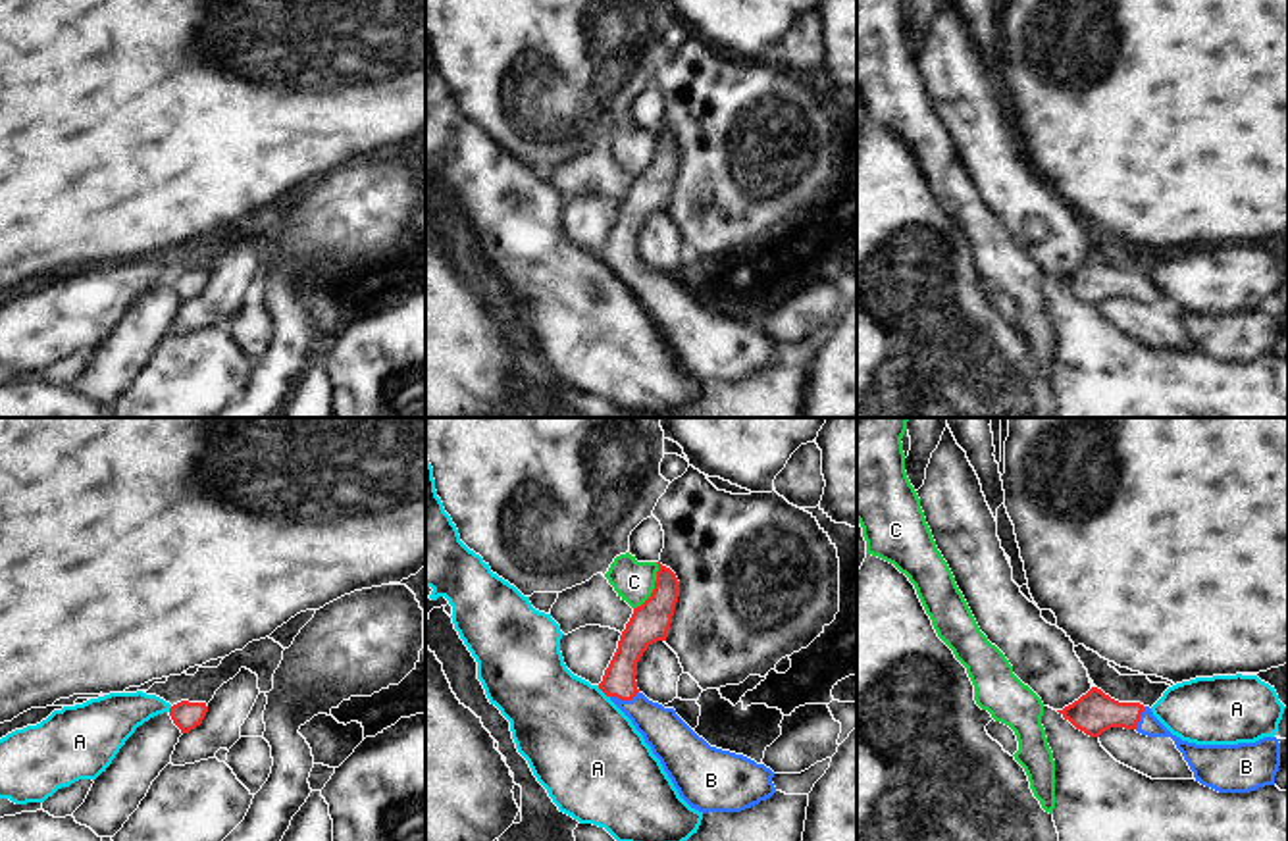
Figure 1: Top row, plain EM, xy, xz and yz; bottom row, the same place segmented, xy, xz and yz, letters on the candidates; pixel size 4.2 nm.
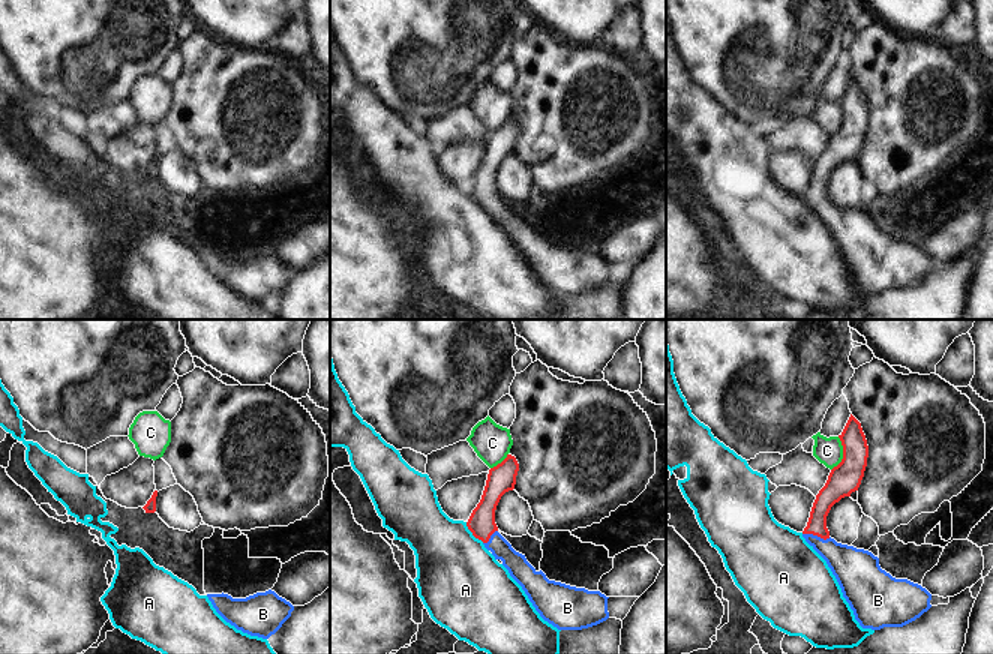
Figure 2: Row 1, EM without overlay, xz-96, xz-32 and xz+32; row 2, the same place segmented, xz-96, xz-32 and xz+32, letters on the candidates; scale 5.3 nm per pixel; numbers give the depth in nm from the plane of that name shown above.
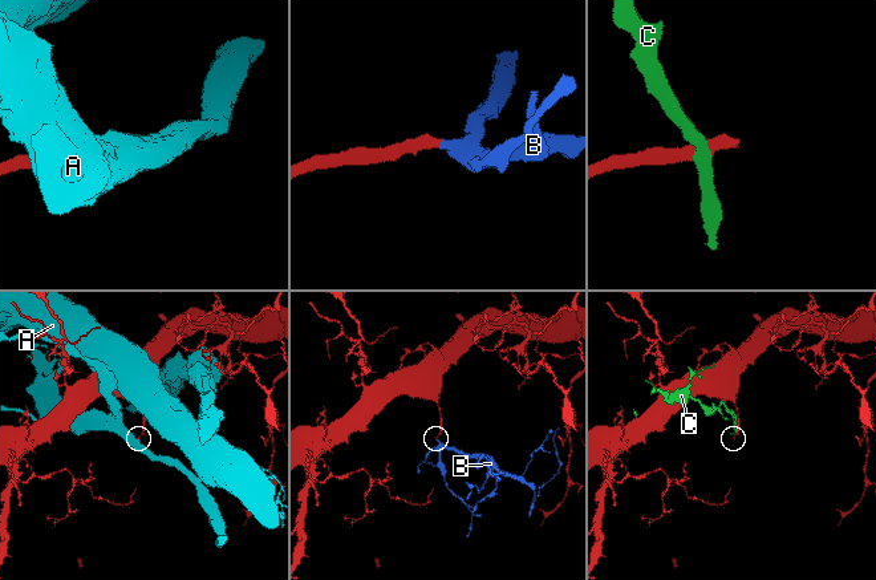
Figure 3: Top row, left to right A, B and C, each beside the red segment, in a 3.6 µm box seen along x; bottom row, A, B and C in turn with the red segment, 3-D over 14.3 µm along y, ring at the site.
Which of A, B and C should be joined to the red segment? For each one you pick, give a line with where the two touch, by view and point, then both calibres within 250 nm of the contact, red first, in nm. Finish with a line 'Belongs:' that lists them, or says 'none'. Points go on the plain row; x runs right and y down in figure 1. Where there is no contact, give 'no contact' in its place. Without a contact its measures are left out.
B: xz (624, 268) | 140/180 nm
Belongs: B

